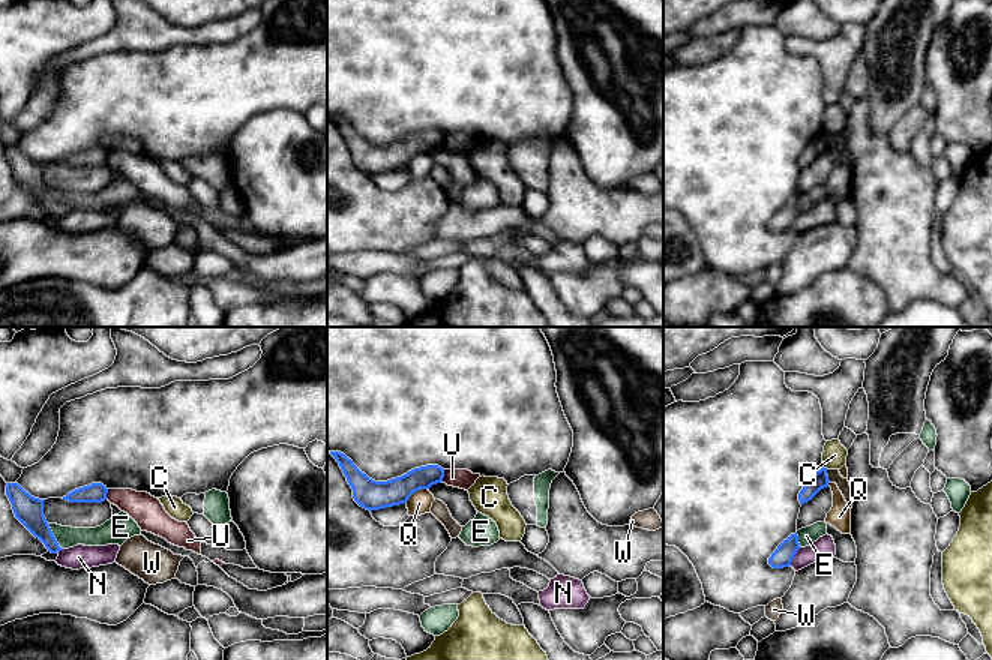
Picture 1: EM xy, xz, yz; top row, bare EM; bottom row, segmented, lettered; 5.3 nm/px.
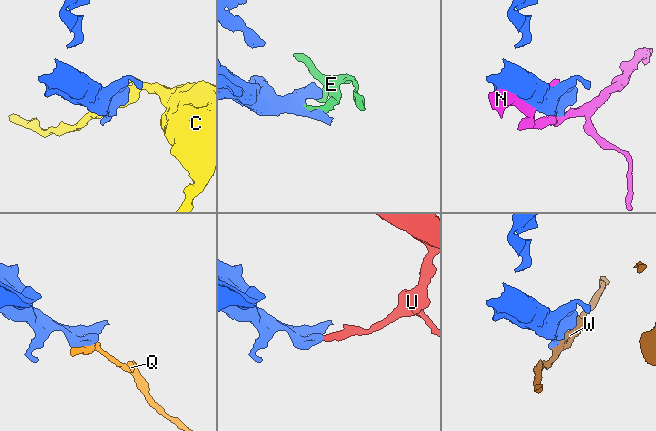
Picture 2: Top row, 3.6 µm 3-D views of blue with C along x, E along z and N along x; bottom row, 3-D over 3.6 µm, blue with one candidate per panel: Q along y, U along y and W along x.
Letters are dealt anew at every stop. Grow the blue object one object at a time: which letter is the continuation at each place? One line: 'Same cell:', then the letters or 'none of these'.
Same cell: none of these

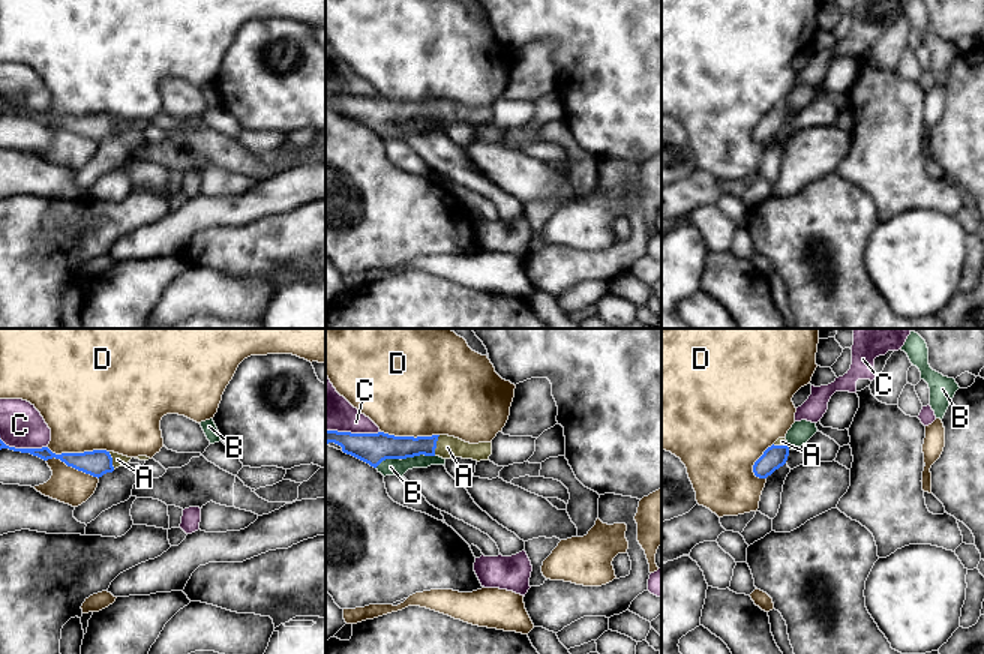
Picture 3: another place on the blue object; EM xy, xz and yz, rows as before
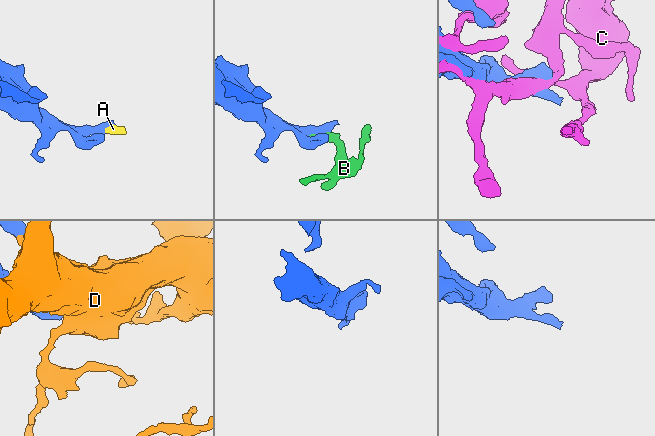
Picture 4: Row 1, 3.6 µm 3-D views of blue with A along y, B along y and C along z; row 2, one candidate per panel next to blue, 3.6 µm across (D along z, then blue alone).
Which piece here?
Same cell: none of these

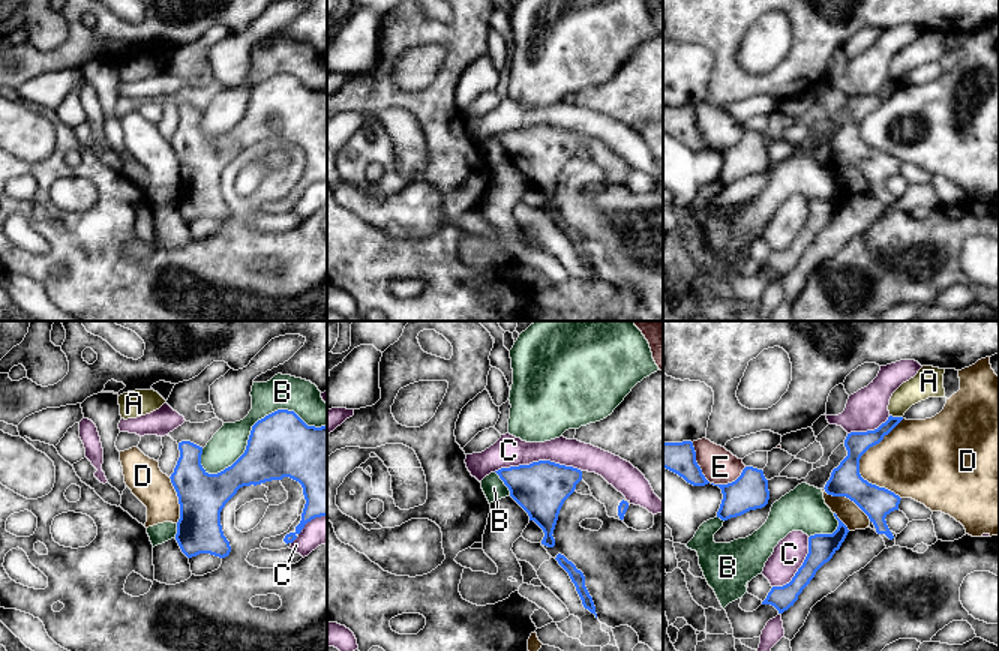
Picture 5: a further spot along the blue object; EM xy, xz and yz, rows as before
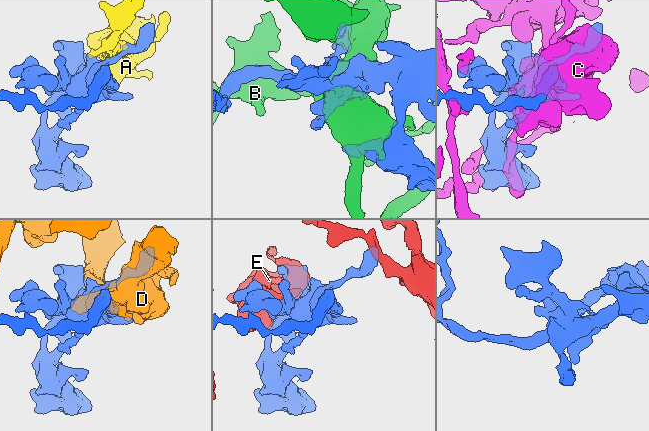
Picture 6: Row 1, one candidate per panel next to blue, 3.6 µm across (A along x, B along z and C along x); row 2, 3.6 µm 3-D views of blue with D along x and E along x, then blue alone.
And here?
Same cell: D

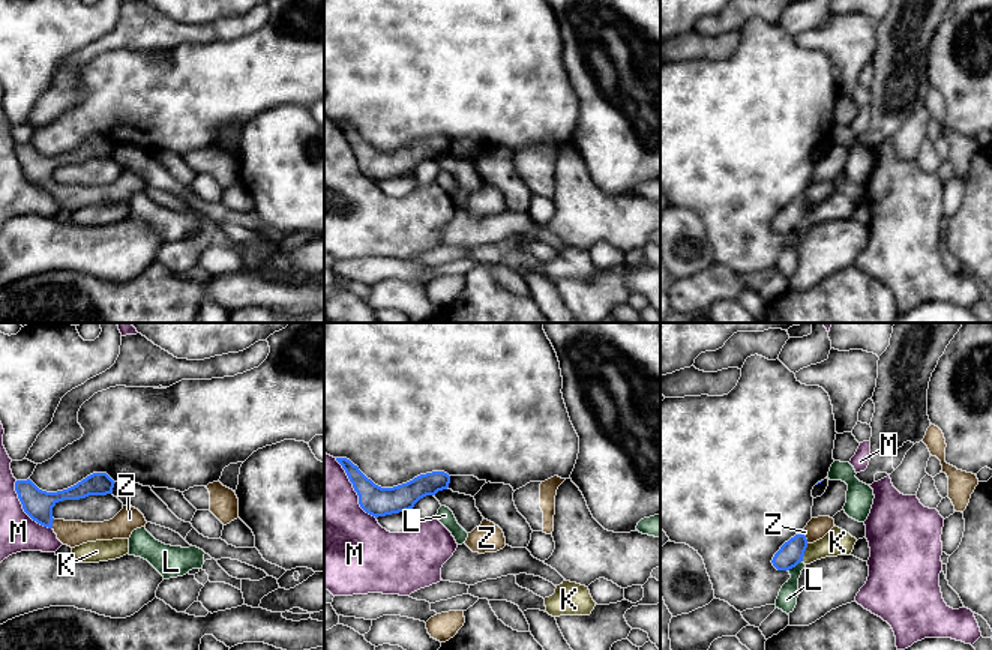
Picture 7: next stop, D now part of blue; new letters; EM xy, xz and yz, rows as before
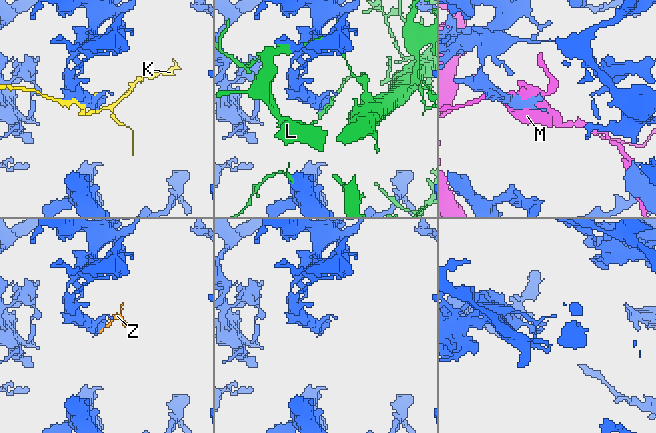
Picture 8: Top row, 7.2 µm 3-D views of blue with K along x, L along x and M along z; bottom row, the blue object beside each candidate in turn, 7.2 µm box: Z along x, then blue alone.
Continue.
Same cell: none of these

